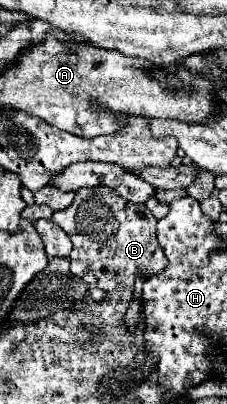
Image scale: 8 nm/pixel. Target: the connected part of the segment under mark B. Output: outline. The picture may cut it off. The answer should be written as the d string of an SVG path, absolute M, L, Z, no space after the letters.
M96 186L78 190L66 210L54 212L52 222L58 224L74 244L70 252L70 272L80 276L88 286L110 292L118 284L134 286L138 274L150 278L166 268L166 254L156 240L158 220L144 204L124 200L114 188Z

